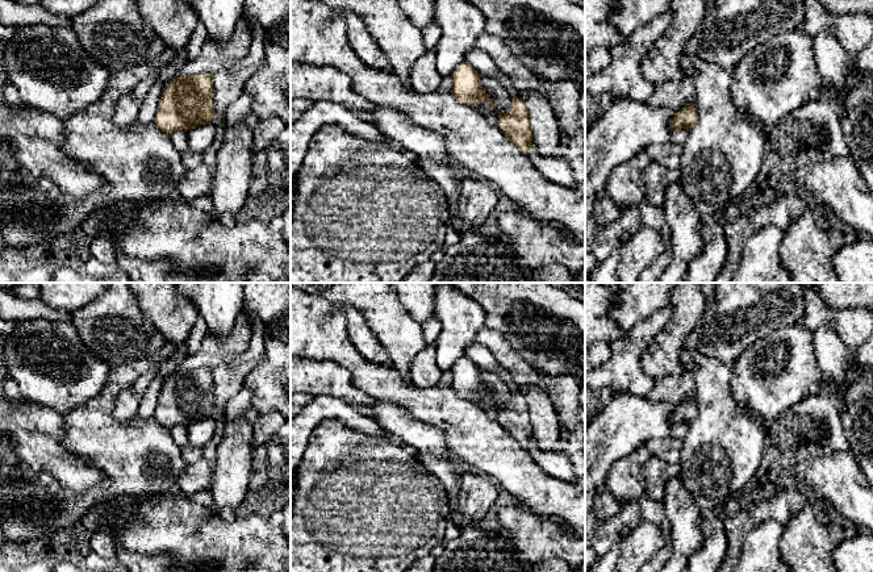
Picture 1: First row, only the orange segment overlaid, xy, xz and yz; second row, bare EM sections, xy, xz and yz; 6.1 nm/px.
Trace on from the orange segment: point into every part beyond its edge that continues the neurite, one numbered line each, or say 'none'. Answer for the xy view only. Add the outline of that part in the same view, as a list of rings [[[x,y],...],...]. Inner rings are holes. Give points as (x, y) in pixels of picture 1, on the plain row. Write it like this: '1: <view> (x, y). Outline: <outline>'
none

